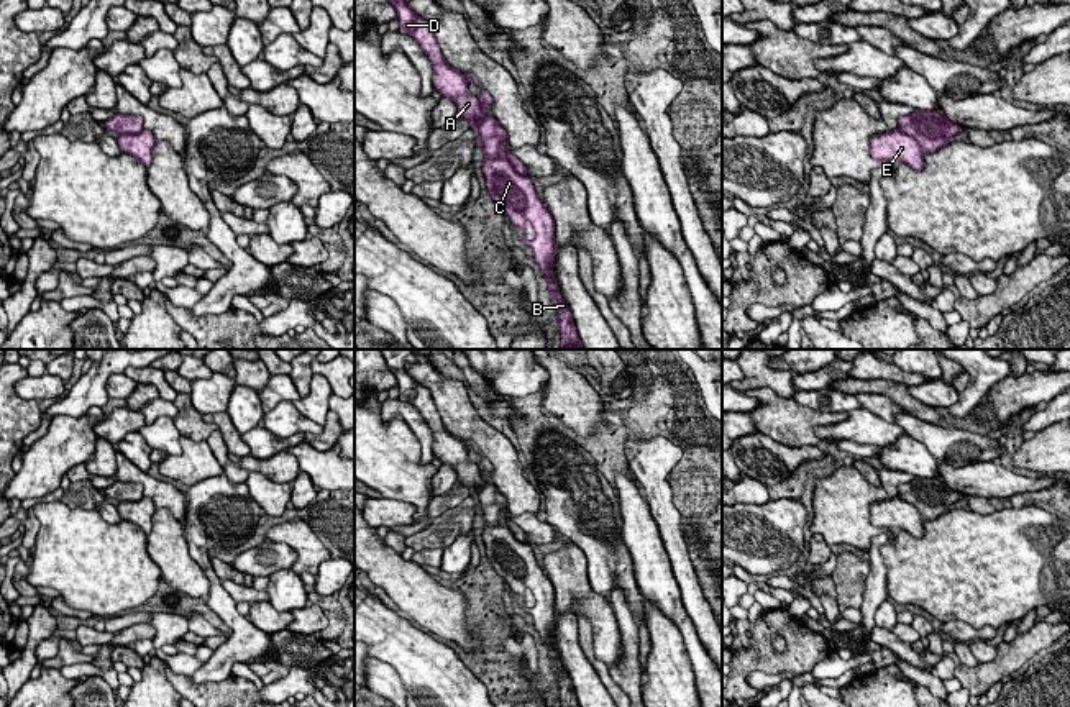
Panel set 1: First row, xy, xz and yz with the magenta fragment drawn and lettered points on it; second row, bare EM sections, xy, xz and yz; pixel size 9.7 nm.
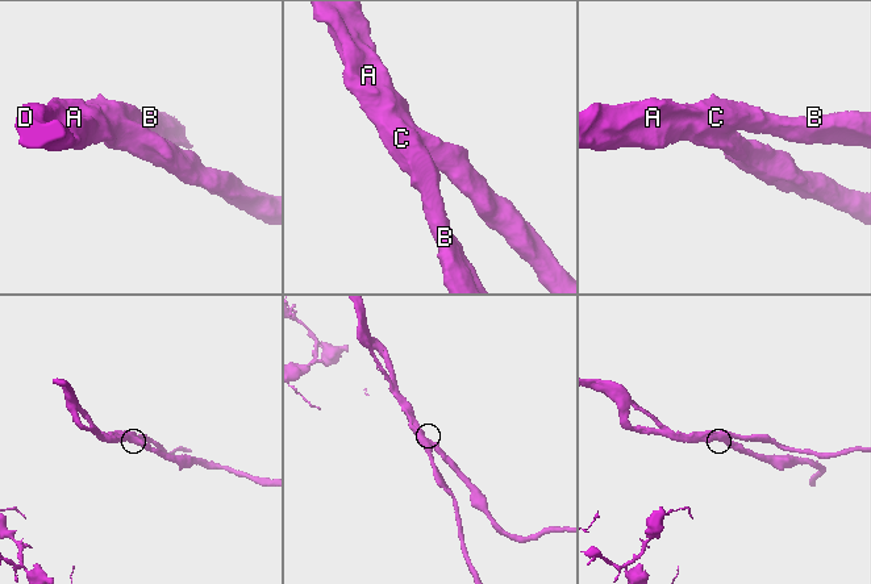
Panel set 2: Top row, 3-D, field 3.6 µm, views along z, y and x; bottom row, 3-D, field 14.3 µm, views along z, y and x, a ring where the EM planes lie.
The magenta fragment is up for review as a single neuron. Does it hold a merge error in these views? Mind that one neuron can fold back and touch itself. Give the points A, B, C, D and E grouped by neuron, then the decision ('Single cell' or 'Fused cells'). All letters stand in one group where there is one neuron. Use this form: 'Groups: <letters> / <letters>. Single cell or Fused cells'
Groups: A B C D E. Single cell

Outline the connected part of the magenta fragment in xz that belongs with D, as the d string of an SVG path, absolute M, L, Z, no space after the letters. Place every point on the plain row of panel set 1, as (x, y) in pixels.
M428 349L379 351L397 379L399 400L412 404L432 430L433 454L441 464L450 464L456 471L460 486L468 487L471 497L478 500L478 512L482 513L486 522L481 535L492 568L522 600L525 600L527 592L533 595L535 605L527 607L524 604L520 610L533 617L533 628L548 648L548 658L558 674L558 700L561 707L579 707L571 677L561 664L553 643L556 622L553 584L543 574L543 568L538 566L533 548L527 543L527 535L510 520L507 499L494 484L481 477L492 471L492 464L486 458L478 466L468 459L466 449L471 448L478 453L478 446L466 445L445 428L430 389L418 384L405 369L407 364L415 364L420 359L435 366Z

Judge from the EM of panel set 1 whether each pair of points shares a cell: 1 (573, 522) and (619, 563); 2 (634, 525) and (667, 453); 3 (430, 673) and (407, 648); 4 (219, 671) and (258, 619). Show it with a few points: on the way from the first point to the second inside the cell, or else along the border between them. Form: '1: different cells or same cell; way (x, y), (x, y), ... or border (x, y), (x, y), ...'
1: same cell; way (585, 532), (608, 553)
2: different cells; border (637, 483), (660, 537)
3: same cell; way (425, 666), (414, 655)
4: different cells; border (245, 617), (269, 635)

